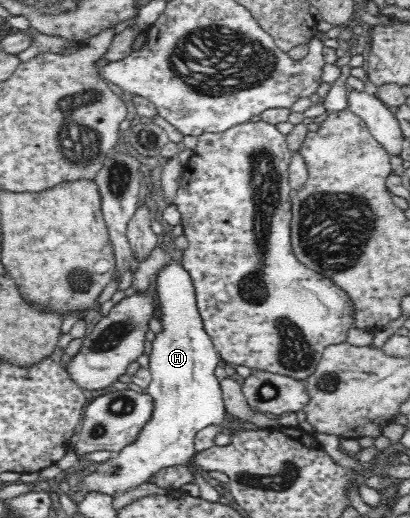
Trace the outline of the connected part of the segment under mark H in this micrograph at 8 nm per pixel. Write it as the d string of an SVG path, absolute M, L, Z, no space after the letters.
M172 258L169 264L159 269L153 289L158 312L156 317L162 325L162 331L155 333L155 339L151 341L151 382L144 389L154 400L152 417L138 433L136 443L130 443L117 454L111 452L108 460L101 462L95 472L83 478L78 496L82 497L88 492L102 492L114 499L148 482L160 469L182 464L192 470L194 482L199 485L200 498L218 502L221 495L204 480L201 469L192 464L192 457L195 455L197 433L208 425L224 423L225 403L220 381L215 375L220 356L212 338L204 329L202 316L196 306L194 282L178 260Z

